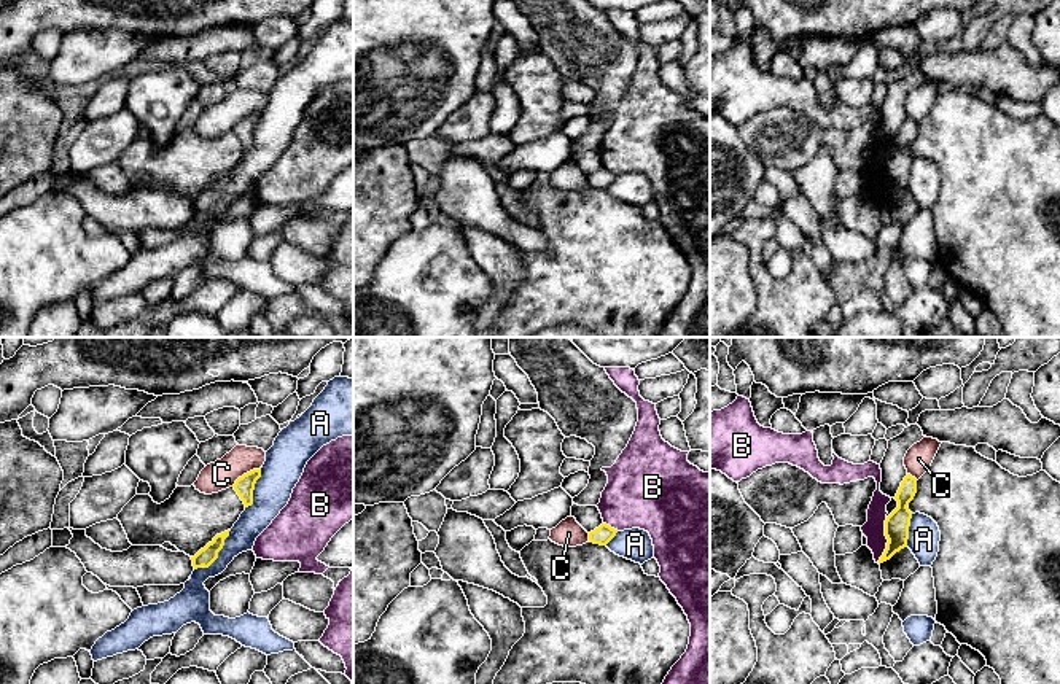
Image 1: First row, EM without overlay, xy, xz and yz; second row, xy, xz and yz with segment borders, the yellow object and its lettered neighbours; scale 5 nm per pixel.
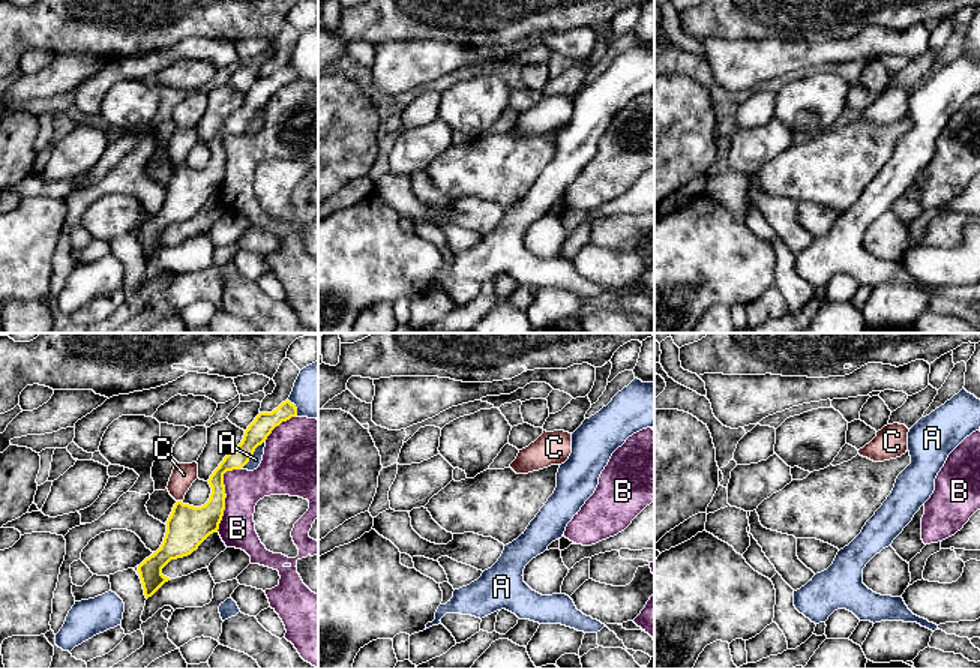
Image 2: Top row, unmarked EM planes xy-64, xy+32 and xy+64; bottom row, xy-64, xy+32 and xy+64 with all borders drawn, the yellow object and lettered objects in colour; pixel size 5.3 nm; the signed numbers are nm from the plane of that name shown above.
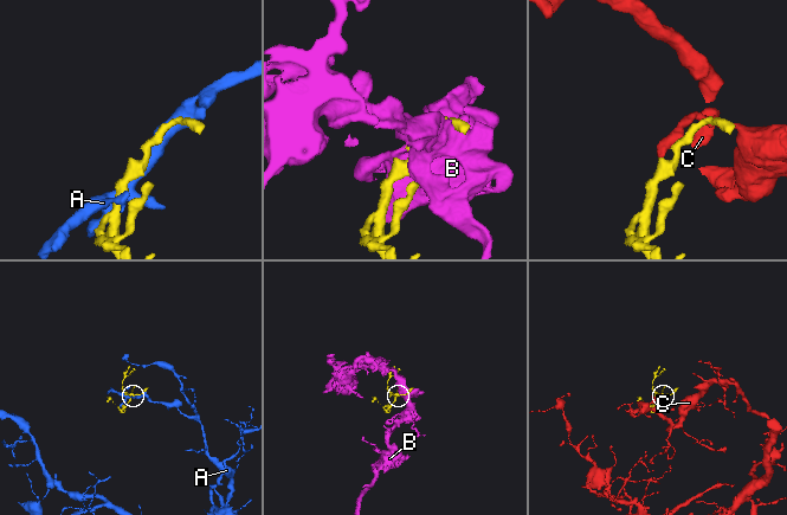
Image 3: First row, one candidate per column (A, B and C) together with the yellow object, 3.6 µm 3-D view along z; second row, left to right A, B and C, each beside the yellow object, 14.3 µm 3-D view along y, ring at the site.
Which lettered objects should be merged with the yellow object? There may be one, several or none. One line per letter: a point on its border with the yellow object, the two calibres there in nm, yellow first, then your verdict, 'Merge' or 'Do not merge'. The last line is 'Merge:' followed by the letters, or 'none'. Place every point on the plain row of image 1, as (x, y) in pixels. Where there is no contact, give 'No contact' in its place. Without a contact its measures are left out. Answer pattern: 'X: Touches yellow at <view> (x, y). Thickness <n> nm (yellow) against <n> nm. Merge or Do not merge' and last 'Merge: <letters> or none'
A: Touches yellow at xy (217, 199). Thickness 90 nm (yellow) against 160 nm. Do not merge
B: Touches yellow at yz (888, 185). Thickness 130 nm (yellow) against 110 nm. Do not merge
C: Touches yellow at xy (247, 116). Thickness 100 nm (yellow) against 150 nm. Merge
Merge: C

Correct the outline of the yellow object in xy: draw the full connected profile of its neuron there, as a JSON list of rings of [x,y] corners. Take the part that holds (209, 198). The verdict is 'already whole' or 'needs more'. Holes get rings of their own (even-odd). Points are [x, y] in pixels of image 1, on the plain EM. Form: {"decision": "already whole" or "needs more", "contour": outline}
{"decision": "already whole", "contour": [[[231,173],[216,178],[212,186],[208,186],[194,200],[191,200],[194,213],[202,210],[208,212],[218,202],[218,196],[223,192],[224,183],[229,180],[229,175]]]}

